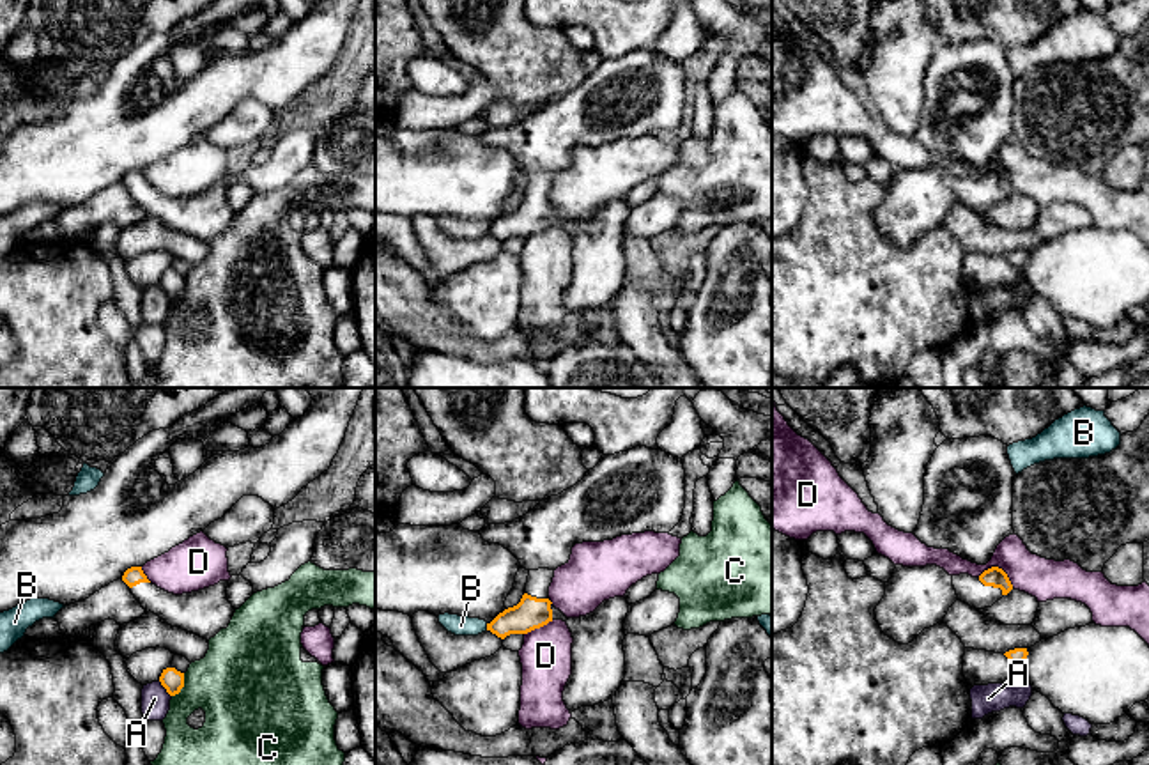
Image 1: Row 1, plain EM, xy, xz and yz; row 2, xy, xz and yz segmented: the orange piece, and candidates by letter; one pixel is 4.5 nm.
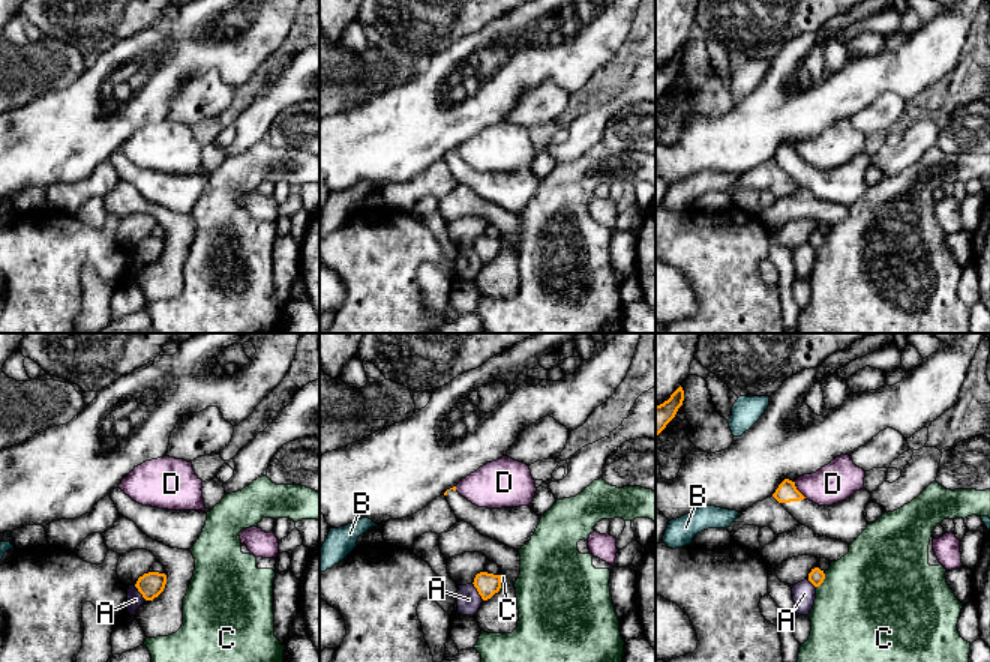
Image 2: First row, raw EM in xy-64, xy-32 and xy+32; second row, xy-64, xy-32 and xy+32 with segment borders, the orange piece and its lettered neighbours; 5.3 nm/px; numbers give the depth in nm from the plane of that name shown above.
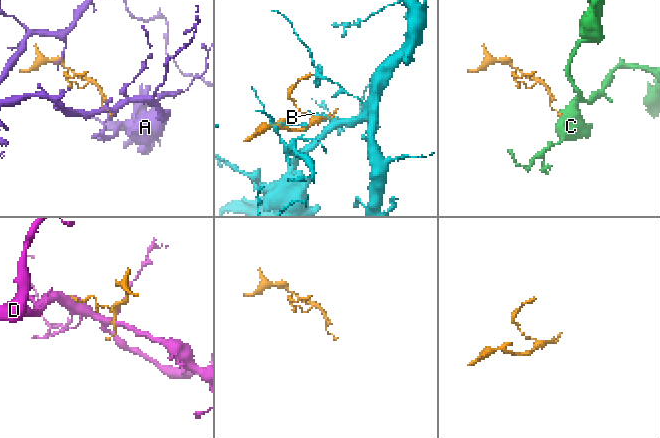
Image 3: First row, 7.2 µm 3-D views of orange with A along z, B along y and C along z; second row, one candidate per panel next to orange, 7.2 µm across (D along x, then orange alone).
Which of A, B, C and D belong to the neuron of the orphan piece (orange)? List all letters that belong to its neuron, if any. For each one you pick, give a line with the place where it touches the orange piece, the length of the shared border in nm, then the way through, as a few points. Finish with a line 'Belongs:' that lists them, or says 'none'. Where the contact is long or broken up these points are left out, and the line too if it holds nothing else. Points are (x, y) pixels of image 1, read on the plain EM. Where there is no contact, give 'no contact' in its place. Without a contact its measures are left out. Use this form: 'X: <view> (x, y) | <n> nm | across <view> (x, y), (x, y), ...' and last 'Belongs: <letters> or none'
Belongs: none

